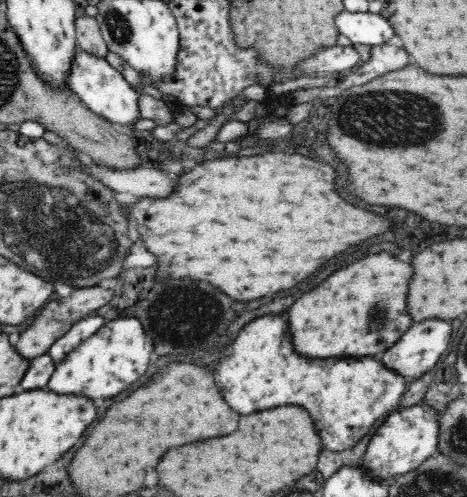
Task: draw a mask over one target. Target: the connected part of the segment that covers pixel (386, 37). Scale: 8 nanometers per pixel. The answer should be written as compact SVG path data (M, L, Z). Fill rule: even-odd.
M342 10L334 18L338 34L344 34L353 43L366 46L380 45L384 42L402 46L402 42L394 36L392 25L380 14L372 12L348 12Z

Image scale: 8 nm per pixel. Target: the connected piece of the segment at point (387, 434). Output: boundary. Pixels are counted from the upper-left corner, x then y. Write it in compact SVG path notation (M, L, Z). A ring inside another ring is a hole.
M426 404L412 405L400 412L394 412L386 418L386 422L379 426L367 446L363 467L374 478L393 480L396 475L406 474L420 466L426 458L439 454L438 412L434 407Z

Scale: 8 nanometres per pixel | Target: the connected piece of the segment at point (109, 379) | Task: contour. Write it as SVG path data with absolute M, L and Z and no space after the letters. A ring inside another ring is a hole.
M138 318L112 320L84 340L56 366L48 388L58 394L82 394L90 400L116 396L132 386L148 370L152 350L154 346L146 338L146 332Z

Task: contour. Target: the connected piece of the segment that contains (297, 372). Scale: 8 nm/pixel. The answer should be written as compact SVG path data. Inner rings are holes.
M266 314L262 318L252 320L248 326L240 330L236 340L224 350L228 356L222 356L214 368L216 386L224 394L224 400L232 406L232 410L240 414L252 414L258 410L268 410L284 404L300 404L304 406L316 420L316 428L322 432L320 438L328 450L346 450L362 440L370 428L390 414L394 406L400 402L400 396L406 392L406 378L390 368L386 368L380 360L370 356L362 358L304 358L294 350L288 322L278 314Z

